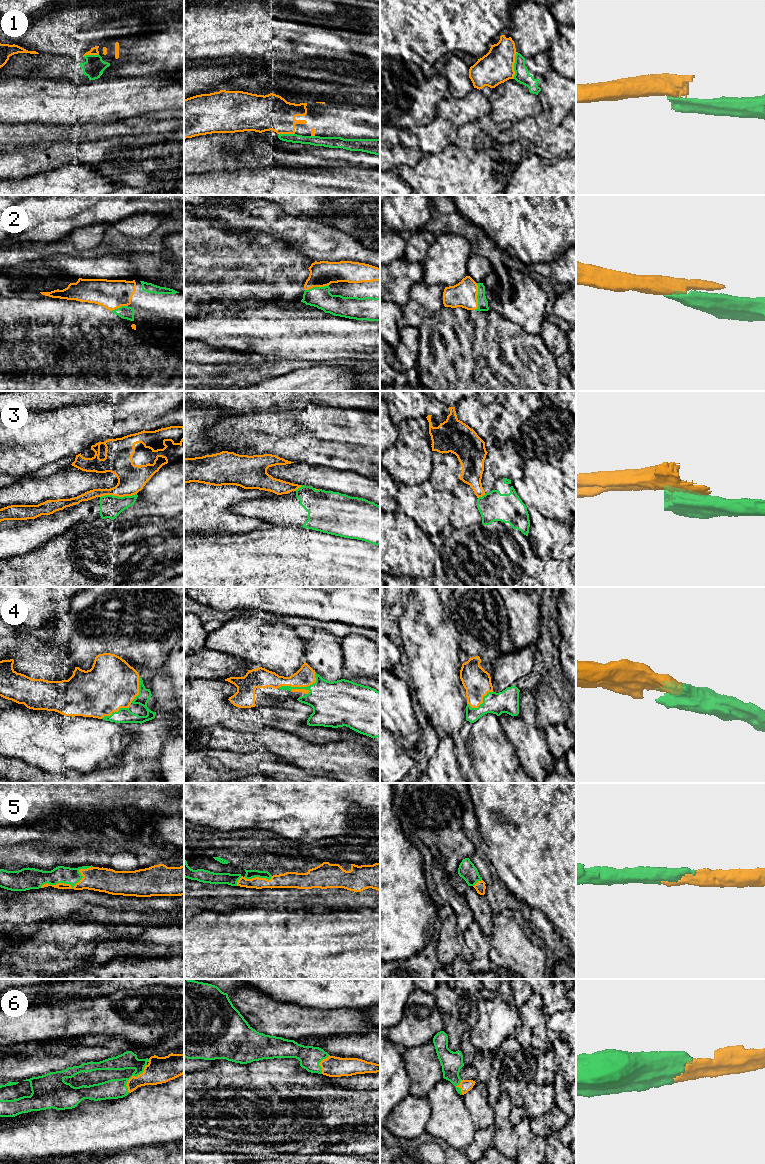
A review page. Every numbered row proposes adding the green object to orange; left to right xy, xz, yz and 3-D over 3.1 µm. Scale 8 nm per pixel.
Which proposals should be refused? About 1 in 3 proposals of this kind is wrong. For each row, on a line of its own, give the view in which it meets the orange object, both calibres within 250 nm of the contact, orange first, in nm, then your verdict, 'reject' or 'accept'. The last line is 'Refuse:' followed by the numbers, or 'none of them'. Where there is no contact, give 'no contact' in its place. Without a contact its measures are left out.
1: yz | 280/120 nm | reject
2: yz | 200/80 nm | accept
3: xy | 220/180 nm | reject
4: xz | 160/280 nm | accept
5: xy | 190/140 nm | accept
6: xy | 220/160 nm | accept
Refuse: 1, 3

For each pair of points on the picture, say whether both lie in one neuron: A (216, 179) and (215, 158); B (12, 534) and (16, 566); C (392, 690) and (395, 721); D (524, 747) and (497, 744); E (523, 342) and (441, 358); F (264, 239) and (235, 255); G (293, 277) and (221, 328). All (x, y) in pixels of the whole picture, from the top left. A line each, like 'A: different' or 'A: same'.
A: different
B: different
C: same
D: different
E: same
F: same
G: different

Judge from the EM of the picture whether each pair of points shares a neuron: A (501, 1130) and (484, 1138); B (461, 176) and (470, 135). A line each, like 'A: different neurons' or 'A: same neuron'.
A: different neurons
B: different neurons

